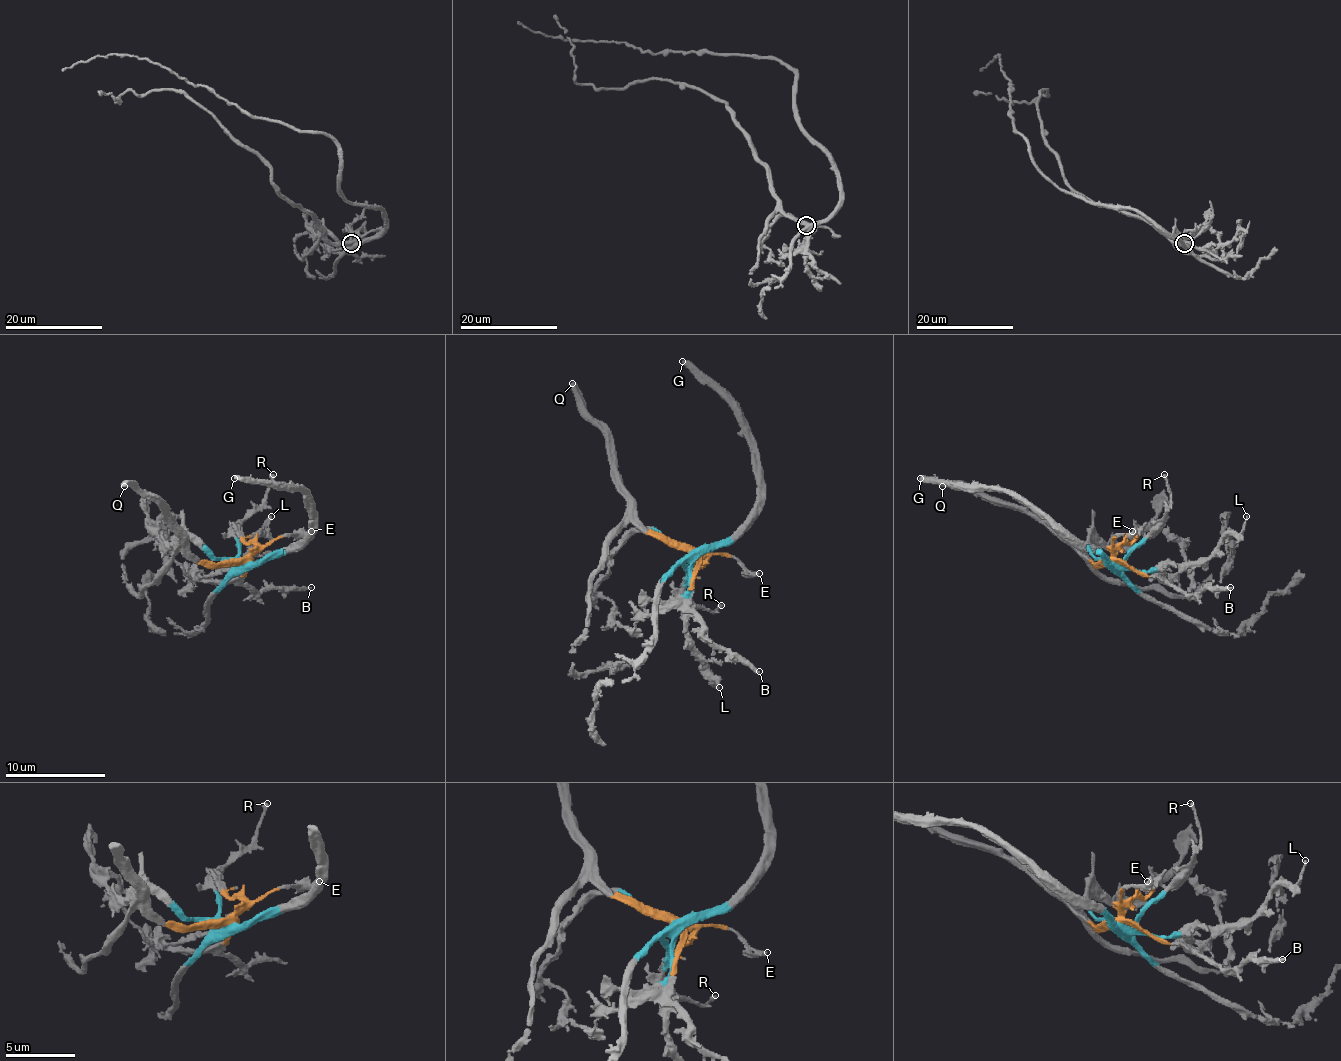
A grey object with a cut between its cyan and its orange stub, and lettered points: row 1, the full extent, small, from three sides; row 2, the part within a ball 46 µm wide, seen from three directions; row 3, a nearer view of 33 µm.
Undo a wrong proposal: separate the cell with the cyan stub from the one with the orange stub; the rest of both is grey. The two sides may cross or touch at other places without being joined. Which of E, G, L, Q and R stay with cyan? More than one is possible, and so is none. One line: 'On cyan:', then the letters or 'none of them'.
On cyan: G, L, R

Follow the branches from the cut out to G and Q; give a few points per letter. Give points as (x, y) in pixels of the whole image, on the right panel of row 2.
G: (1110, 560), (1108, 563), (1057, 533), (1010, 493), (919, 477)
Q: (1110, 560), (1090, 563), (1027, 513), (995, 505), (969, 488), (942, 485)

